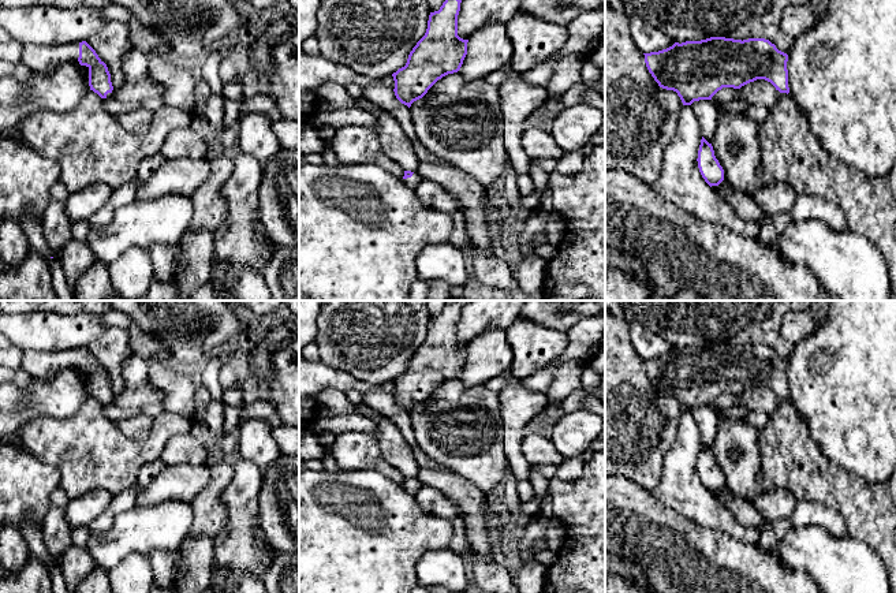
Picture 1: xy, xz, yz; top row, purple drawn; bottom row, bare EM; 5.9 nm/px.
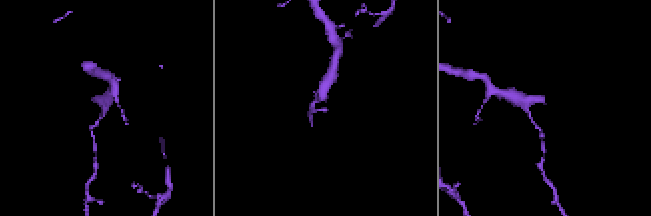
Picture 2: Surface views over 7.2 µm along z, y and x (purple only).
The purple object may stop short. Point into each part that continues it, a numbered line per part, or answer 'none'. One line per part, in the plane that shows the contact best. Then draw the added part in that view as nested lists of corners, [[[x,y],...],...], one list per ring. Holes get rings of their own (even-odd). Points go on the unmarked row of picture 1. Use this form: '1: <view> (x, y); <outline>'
1: xy (45, 365); [[[79,350],[68,351],[23,351],[20,369],[34,378],[51,381],[61,369],[78,366]]]
2: xz (414, 487); [[[414,478],[411,484],[407,484],[404,486],[410,493],[417,495],[422,484],[417,478]]]

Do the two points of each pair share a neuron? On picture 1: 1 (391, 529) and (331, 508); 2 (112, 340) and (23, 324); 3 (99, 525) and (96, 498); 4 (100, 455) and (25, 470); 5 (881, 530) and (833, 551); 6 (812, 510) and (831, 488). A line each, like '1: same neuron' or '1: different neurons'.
1: same neuron
2: different neurons
3: different neurons
4: different neurons
5: different neurons
6: different neurons

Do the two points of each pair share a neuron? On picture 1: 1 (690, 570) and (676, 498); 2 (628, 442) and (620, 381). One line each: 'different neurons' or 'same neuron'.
1: different neurons
2: same neuron

